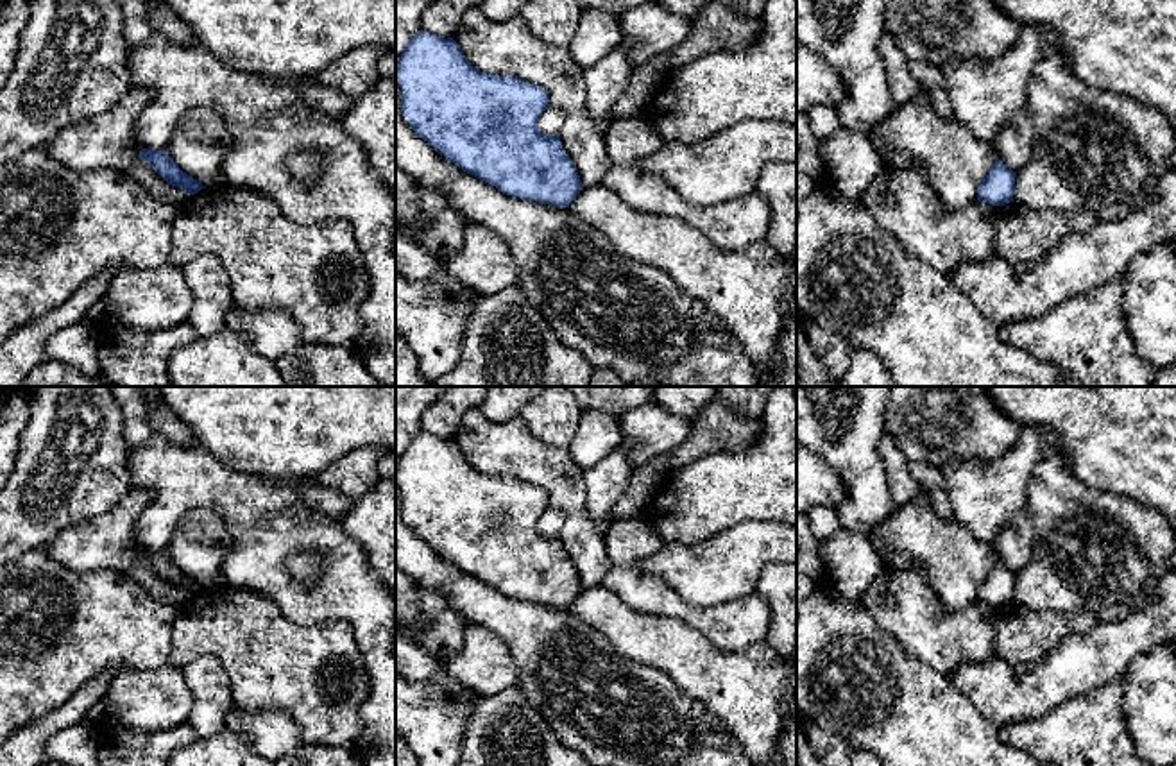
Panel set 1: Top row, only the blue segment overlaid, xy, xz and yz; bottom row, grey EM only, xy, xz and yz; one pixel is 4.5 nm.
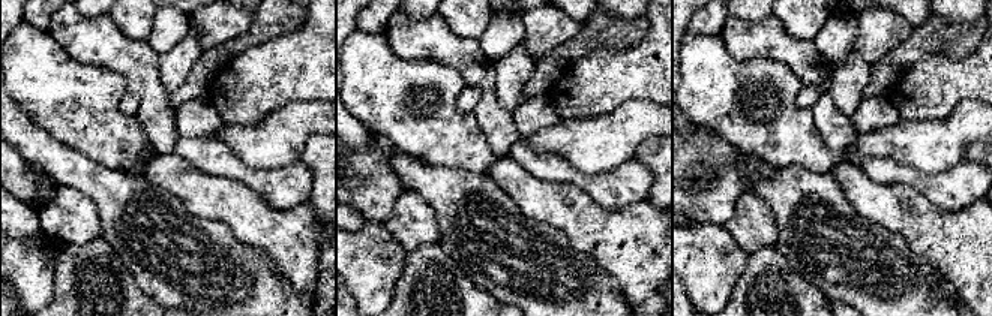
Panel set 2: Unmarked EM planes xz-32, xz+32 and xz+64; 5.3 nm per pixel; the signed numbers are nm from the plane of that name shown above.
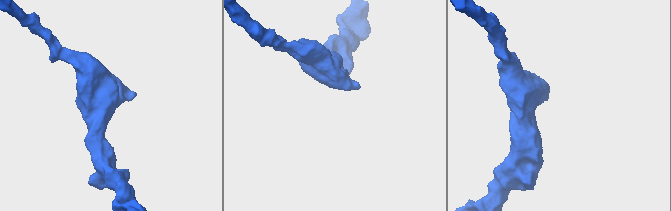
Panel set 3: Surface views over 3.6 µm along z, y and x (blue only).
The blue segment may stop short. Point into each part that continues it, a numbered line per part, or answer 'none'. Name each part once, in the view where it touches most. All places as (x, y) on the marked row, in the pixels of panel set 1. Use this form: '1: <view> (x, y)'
none

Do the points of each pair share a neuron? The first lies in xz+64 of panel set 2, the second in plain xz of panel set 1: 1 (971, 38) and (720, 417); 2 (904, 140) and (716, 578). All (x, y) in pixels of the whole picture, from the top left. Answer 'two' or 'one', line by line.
1: one
2: one

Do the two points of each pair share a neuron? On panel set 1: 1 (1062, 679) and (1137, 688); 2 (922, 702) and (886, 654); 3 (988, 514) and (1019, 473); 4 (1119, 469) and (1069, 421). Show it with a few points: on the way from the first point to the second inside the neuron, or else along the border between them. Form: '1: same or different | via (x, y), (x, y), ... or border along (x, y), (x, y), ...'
1: different | border along (1157, 646), (1141, 652), (1123, 673)
2: same | via (910, 689), (886, 666)
3: same | via (988, 503), (1008, 484)
4: same | via (1107, 457), (1082, 432)

